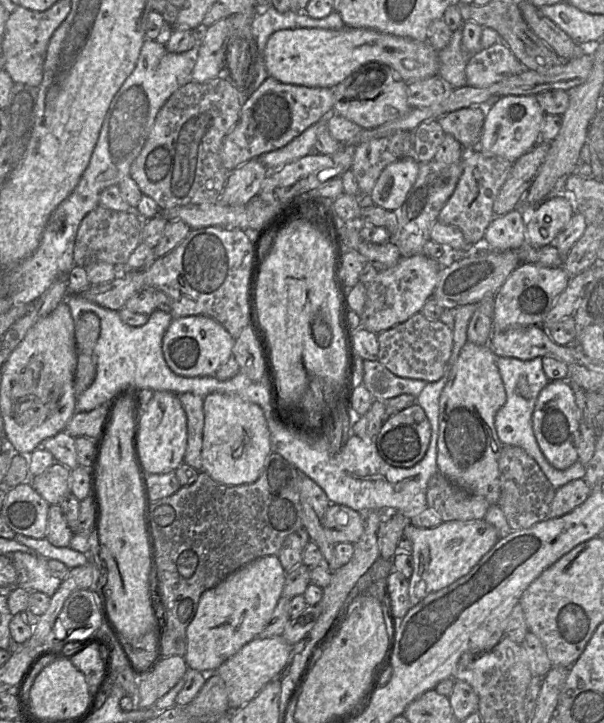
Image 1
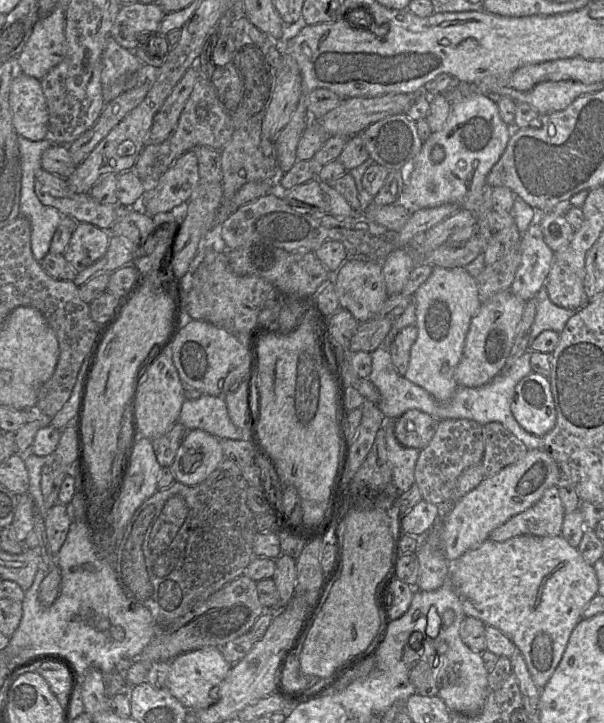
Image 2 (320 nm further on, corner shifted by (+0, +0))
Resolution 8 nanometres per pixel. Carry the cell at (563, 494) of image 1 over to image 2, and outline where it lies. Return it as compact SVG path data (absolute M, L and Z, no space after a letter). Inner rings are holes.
M553 485L544 491L533 506L493 530L489 539L503 542L520 535L558 536L561 535L564 516L558 487Z

